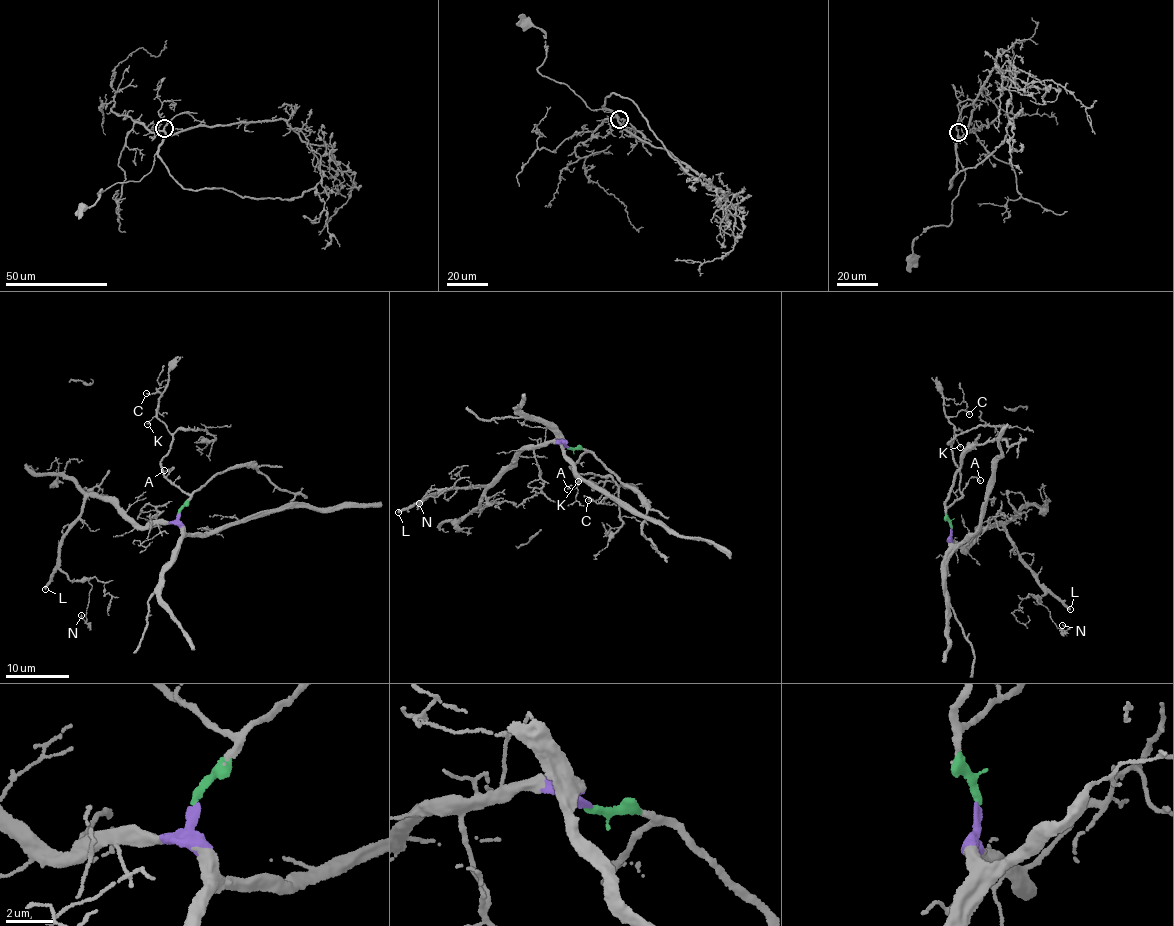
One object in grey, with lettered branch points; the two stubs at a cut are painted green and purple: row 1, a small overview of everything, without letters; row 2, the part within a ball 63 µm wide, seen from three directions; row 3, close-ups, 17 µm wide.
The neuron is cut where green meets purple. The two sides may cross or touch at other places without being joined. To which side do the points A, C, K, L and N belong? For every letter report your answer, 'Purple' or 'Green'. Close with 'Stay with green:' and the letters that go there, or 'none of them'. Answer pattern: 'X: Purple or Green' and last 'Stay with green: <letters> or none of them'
A: Green
C: Green
K: Green
L: Purple
N: Purple
Stay with green: A, C, K

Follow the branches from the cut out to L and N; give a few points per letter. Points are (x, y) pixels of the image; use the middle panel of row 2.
L: (567, 447), (561, 442), (527, 446), (488, 483), (449, 487), (398, 512)
N: (567, 447), (561, 442), (527, 446), (488, 483), (424, 496), (430, 489), (445, 490), (419, 504)

